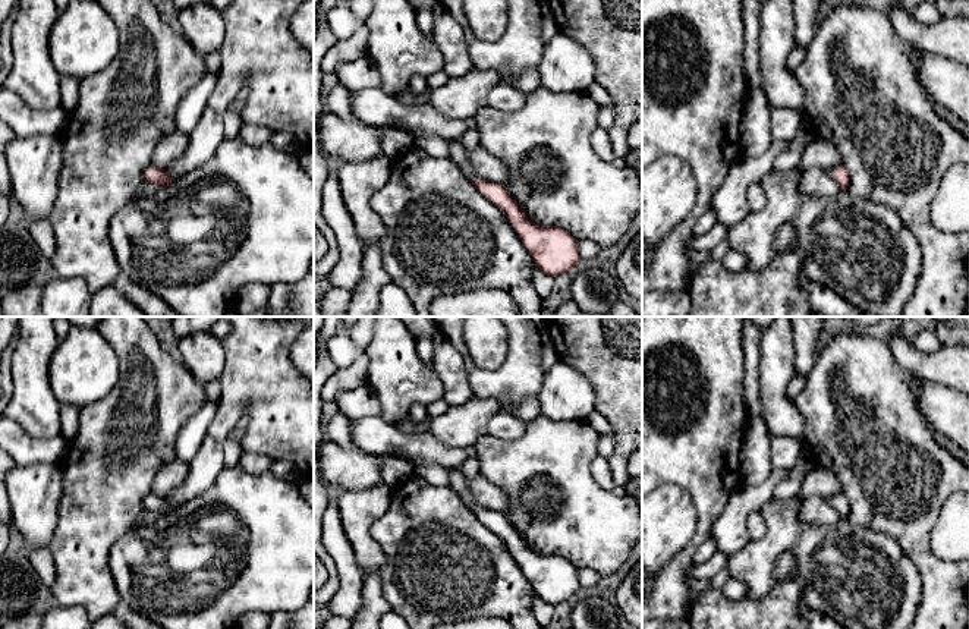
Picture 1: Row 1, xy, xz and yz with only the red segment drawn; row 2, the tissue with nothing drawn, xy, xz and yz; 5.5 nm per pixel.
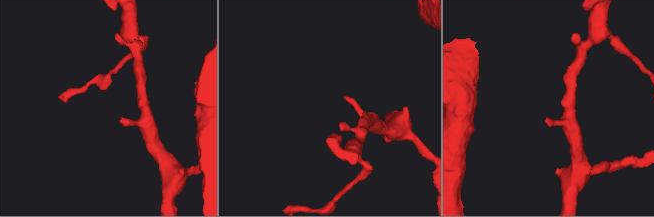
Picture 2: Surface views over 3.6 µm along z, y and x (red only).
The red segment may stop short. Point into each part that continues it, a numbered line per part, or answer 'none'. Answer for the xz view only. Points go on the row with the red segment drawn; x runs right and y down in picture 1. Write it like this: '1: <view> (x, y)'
1: xz (458, 153)

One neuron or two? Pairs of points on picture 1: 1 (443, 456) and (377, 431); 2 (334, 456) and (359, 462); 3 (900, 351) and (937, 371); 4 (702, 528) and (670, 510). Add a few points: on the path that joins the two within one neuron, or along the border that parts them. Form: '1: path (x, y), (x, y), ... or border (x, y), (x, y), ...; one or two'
1: path (427, 450), (393, 442); one
2: path (340, 462), (354, 462); one
3: path (909, 358), (916, 365), (928, 367); one
4: border (688, 493), (695, 505), (695, 532), (676, 553); two

